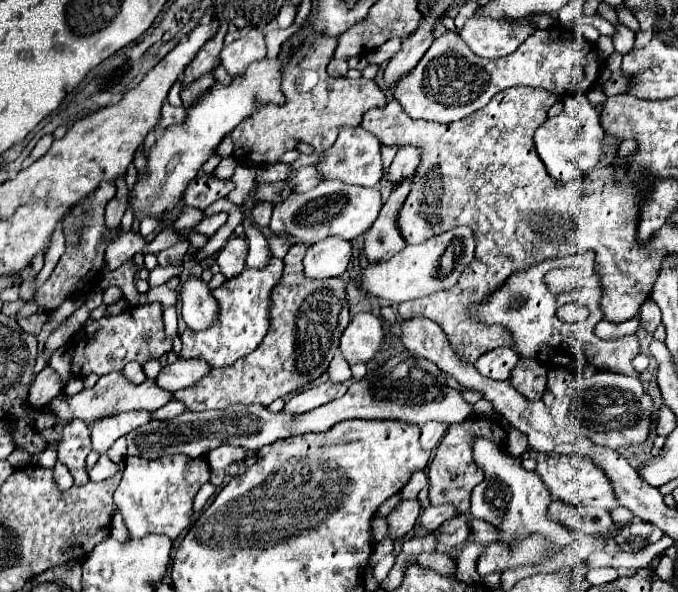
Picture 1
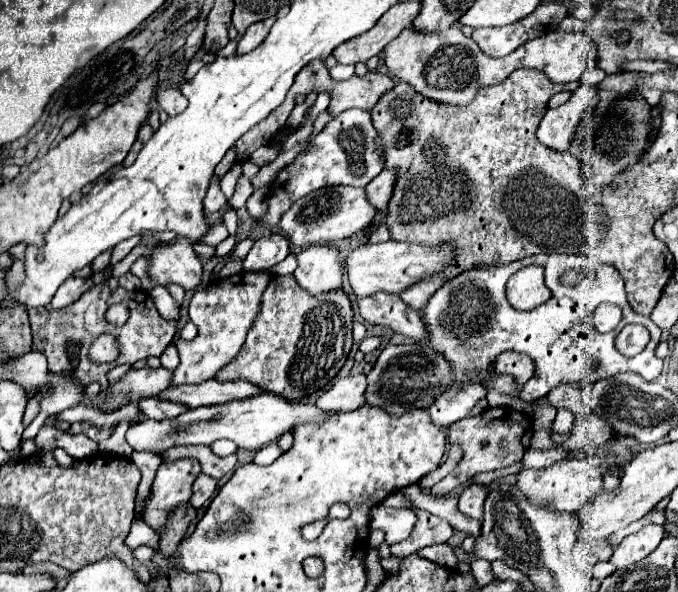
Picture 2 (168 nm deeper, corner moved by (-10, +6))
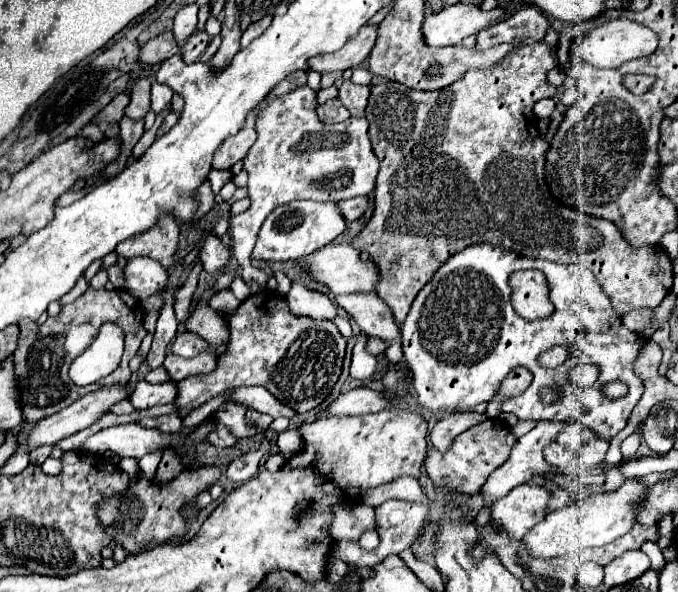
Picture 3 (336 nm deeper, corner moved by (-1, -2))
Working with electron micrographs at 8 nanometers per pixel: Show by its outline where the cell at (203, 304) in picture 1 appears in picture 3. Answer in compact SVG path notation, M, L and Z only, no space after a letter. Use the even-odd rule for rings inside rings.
M163 214L155 228L149 228L147 232L141 232L141 234L121 242L115 248L115 252L125 258L151 256L153 260L159 260L169 270L175 264L177 240L179 240L179 228L177 228L175 220L169 214L167 216Z

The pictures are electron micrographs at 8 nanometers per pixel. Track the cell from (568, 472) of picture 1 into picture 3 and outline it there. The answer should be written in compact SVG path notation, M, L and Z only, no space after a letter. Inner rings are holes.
M521 484L493 504L491 522L499 532L507 532L511 540L521 540L535 524L539 524L539 520L545 518L549 496L551 492L543 486Z

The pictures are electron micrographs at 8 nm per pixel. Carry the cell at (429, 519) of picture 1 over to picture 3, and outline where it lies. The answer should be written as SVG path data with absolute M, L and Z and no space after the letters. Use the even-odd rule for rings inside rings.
M539 422L529 434L521 436L521 438L517 440L517 444L515 444L515 448L513 448L509 460L507 460L501 468L497 468L497 470L489 476L489 480L485 482L485 486L481 488L481 494L485 496L485 504L491 506L495 500L499 500L499 496L505 496L511 488L515 488L515 486L519 486L519 484L525 484L525 482L529 482L531 478L541 476L541 474L553 470L553 468L543 460L543 448L545 448L547 444L555 442L557 436L567 428L567 424L577 424L577 426L579 426L581 422Z

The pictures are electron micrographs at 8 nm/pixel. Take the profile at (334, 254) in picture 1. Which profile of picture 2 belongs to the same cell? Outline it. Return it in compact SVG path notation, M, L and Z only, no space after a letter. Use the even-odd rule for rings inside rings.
M308 246L298 252L298 268L294 276L302 288L312 294L336 290L342 286L344 264L340 260L340 250L324 246Z

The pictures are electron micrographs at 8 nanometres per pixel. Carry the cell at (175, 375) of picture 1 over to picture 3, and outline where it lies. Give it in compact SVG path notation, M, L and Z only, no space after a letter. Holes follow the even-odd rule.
M131 386L127 388L99 388L93 394L83 396L75 404L63 408L61 412L47 416L39 420L33 430L27 436L25 448L27 452L45 446L45 444L57 444L61 438L67 438L87 426L91 426L95 420L99 420L103 414L107 414L107 408L111 404L117 404L123 398L129 398Z

